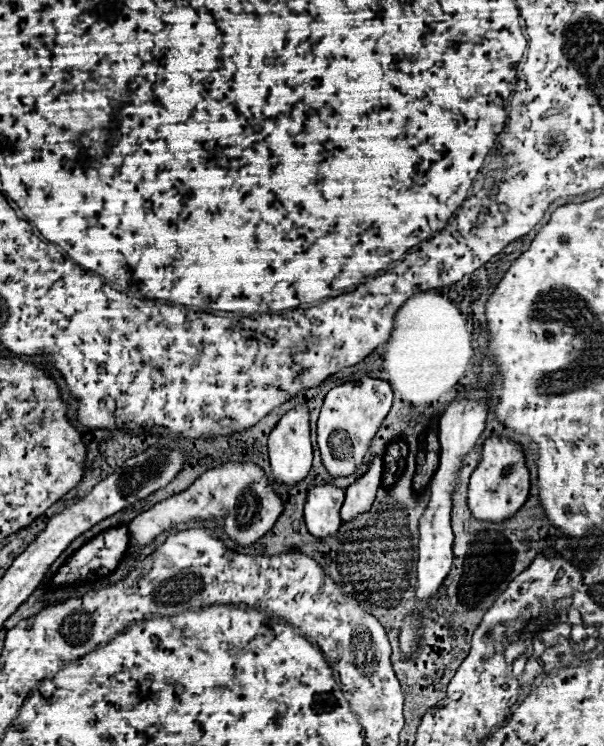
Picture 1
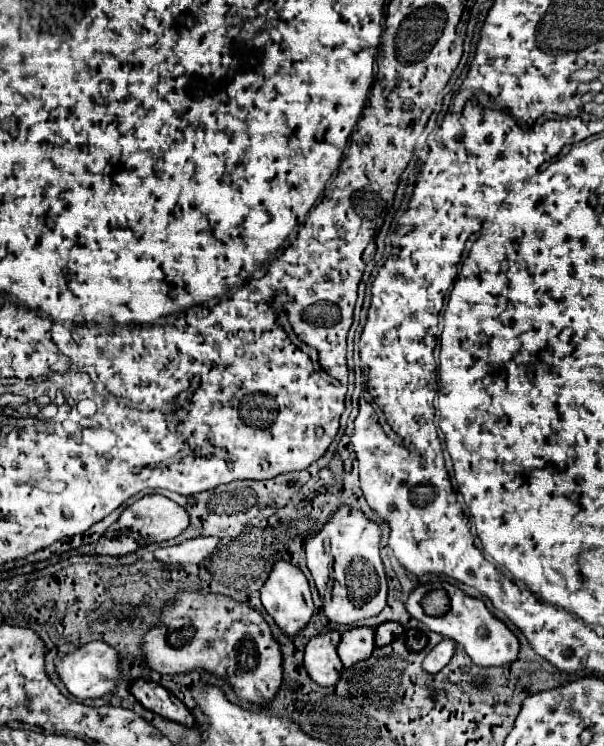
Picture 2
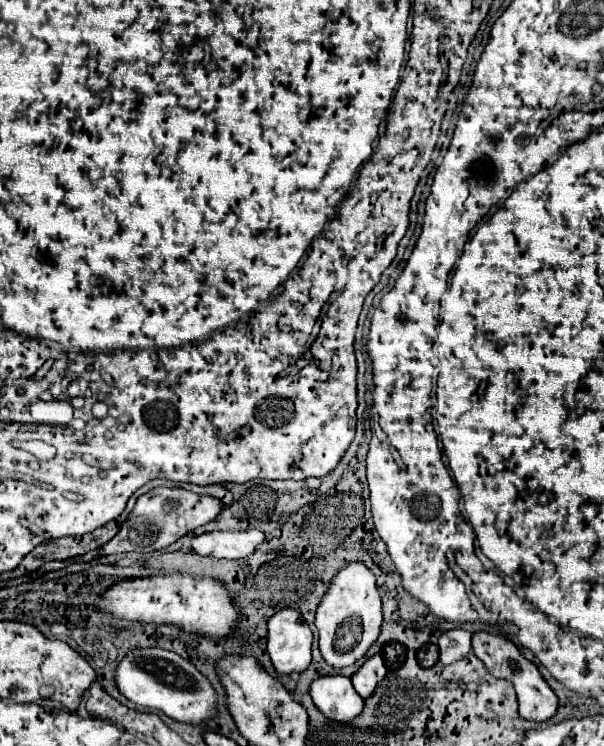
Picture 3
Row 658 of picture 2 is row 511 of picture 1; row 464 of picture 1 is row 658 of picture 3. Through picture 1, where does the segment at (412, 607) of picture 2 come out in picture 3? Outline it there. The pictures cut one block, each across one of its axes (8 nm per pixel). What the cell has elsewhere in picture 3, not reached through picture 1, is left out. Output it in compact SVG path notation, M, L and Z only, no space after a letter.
M474 632L472 634L472 652L474 652L474 656L478 656L478 660L482 660L482 664L486 666L486 670L492 676L510 680L514 684L516 694L518 694L518 704L520 704L520 716L522 718L534 720L534 722L546 722L548 718L554 716L554 712L558 708L556 694L550 690L550 686L546 684L546 680L542 678L538 668L520 654L520 650L516 648L514 642L510 642L504 636L498 636L498 634Z

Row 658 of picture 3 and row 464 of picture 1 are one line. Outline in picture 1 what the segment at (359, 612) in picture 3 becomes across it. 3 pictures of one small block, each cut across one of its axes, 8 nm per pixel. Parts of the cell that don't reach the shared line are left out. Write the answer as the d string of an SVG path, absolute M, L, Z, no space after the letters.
M360 378L358 382L348 382L328 390L322 412L318 418L318 442L326 470L336 476L348 476L354 472L370 446L370 440L378 432L382 420L392 406L392 388L380 378Z

